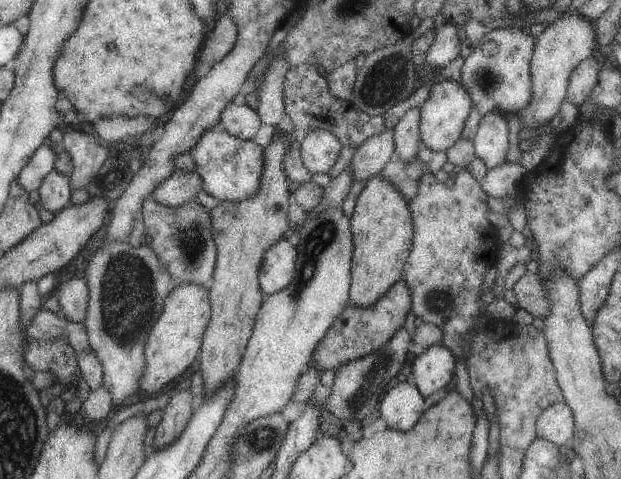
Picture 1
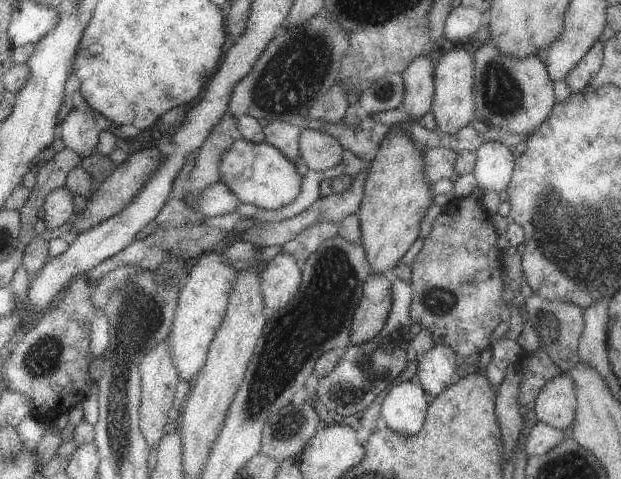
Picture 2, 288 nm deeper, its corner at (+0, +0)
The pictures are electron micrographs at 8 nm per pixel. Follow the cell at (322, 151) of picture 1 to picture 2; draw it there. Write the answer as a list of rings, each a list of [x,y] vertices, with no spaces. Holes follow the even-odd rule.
[[[305,130],[299,136],[299,162],[307,166],[307,172],[325,172],[341,162],[343,146],[331,134],[323,130]]]

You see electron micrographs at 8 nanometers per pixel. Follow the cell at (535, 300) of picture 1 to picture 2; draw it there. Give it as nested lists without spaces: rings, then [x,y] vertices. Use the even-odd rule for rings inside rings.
[[[531,294],[529,298],[519,300],[517,306],[533,324],[533,332],[539,338],[539,346],[561,368],[561,372],[565,374],[569,368],[573,368],[579,360],[577,352],[579,352],[579,338],[583,330],[583,308],[571,302],[563,302],[563,300],[547,300],[539,294]]]

